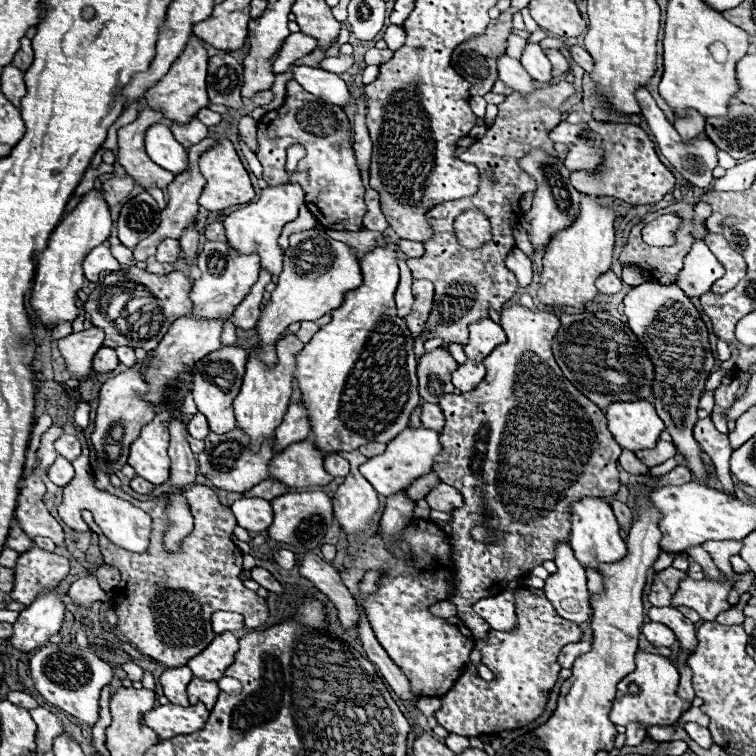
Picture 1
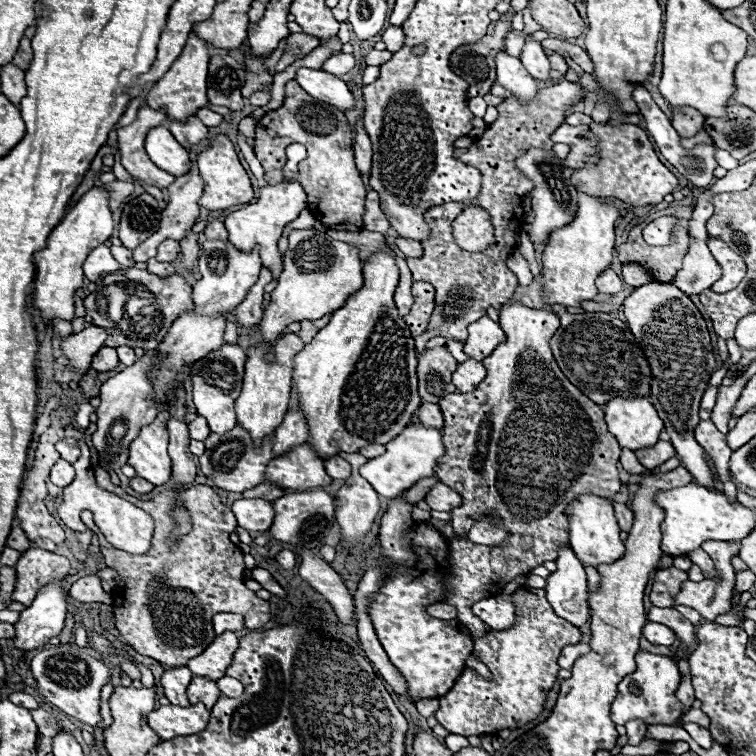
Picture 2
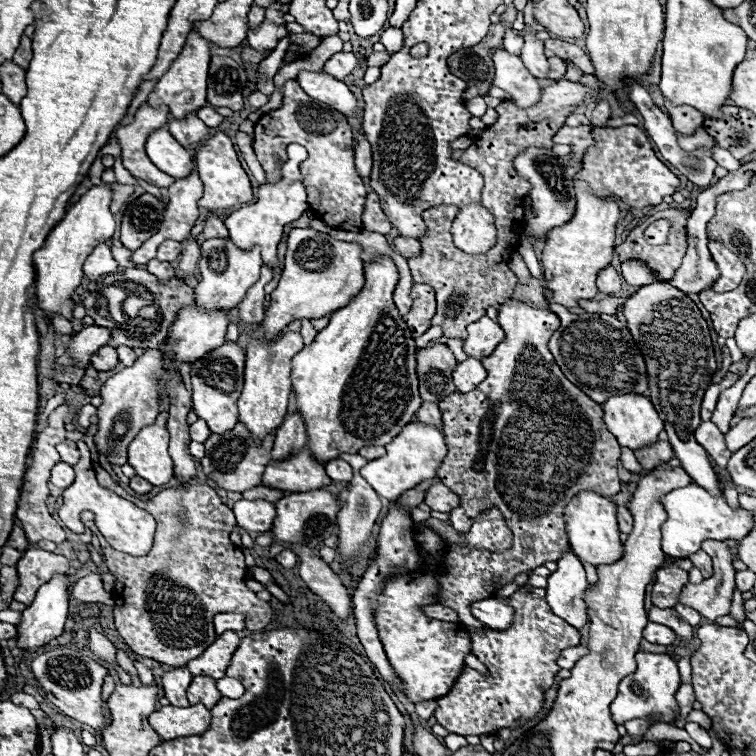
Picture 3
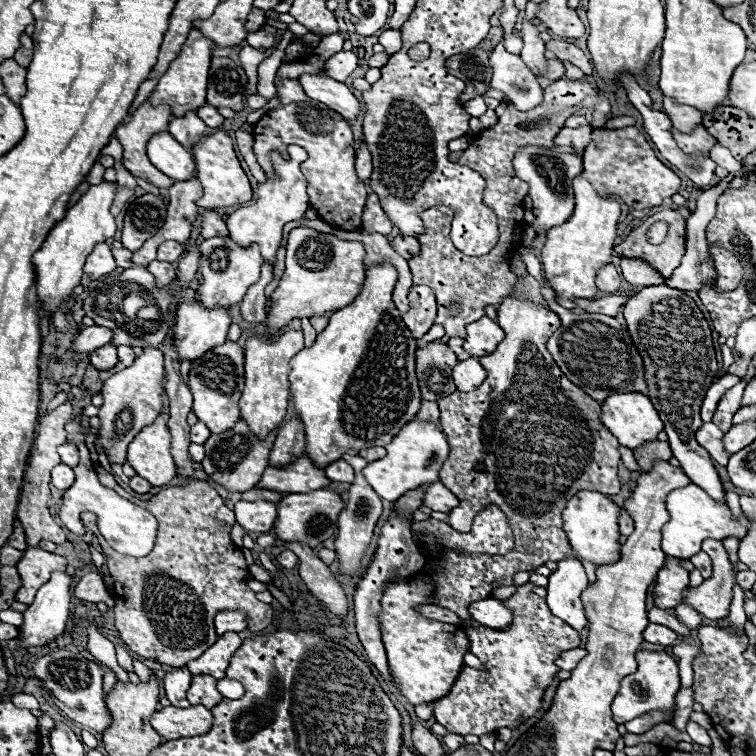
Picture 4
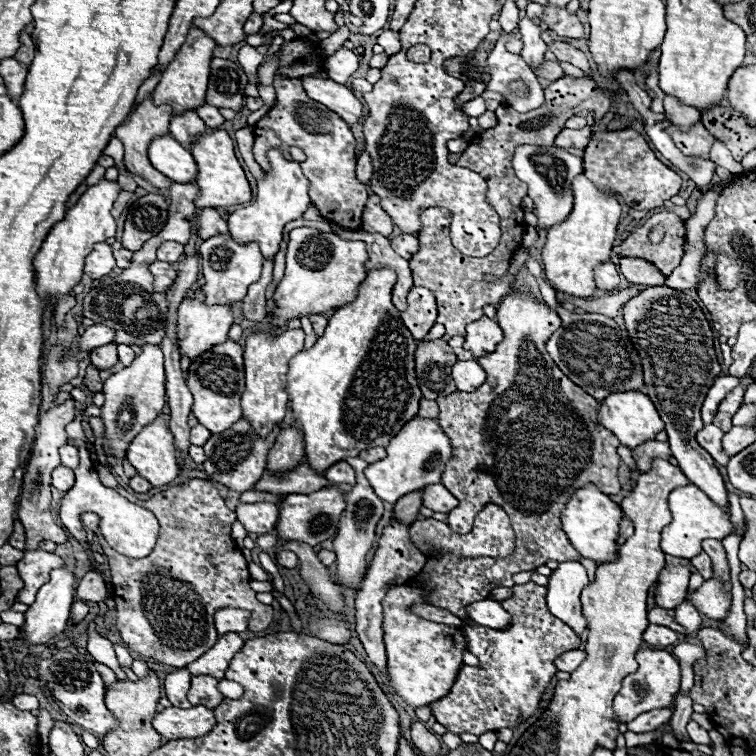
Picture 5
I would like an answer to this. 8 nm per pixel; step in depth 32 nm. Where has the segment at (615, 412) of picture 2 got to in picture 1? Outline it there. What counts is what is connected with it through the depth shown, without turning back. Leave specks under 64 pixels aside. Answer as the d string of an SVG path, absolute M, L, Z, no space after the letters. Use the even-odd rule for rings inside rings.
M648 400L612 402L606 408L606 418L614 440L632 452L638 452L640 448L652 448L664 430L664 422L658 418Z

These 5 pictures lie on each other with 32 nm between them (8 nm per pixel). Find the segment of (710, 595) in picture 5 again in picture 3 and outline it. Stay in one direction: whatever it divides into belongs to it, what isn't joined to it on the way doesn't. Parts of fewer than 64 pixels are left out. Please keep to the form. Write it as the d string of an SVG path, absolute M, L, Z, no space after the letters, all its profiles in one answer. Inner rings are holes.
M704 540L702 550L712 556L714 576L700 584L688 582L678 596L678 602L698 610L708 620L716 620L730 612L736 574L732 568L732 554L736 554L738 548L728 548L726 542L720 540Z

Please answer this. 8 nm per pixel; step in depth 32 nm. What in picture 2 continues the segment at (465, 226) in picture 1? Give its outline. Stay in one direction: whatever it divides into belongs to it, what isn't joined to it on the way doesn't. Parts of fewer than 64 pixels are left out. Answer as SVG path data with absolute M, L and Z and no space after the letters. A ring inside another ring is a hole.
M480 207L464 209L460 218L454 220L454 238L456 244L464 250L484 250L490 244L494 244L494 228L490 222L490 216Z

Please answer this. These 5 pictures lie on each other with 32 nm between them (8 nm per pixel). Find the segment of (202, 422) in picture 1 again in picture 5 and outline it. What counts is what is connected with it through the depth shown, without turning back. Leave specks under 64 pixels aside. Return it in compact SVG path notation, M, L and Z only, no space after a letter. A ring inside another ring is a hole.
M196 424L192 430L190 430L190 444L196 444L196 446L202 446L212 434L208 432L208 428L204 428L202 424Z

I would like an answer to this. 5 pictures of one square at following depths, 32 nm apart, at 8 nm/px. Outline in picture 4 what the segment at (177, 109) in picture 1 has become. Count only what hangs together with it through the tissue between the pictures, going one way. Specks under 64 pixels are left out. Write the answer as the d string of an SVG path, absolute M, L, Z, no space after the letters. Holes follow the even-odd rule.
M192 28L178 58L170 64L170 68L166 70L166 74L160 78L154 92L150 94L150 98L148 98L150 104L152 106L168 104L172 108L172 116L184 116L184 112L192 112L192 110L200 108L200 104L206 104L206 84L208 84L212 46L214 46L212 40L204 38L198 30Z

